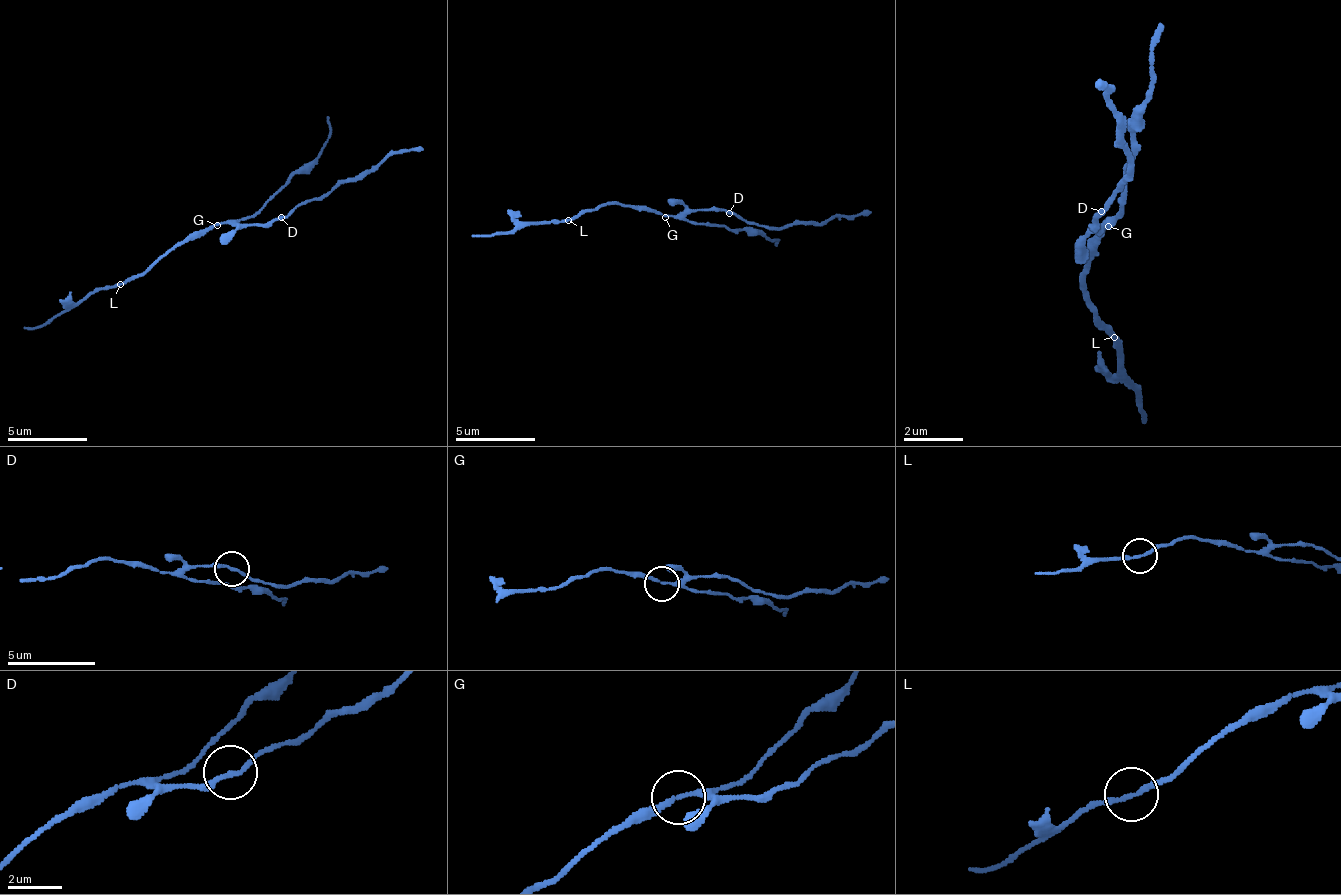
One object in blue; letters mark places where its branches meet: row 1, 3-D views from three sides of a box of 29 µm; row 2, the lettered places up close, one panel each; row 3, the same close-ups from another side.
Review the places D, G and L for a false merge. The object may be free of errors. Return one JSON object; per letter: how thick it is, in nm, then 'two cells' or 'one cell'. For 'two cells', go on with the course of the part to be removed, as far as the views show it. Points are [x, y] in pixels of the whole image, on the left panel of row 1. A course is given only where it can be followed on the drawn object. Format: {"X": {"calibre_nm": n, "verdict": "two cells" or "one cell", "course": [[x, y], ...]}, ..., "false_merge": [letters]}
{"D": {"calibre_nm": 160, "verdict": "one cell"}, "G": {"calibre_nm": 170, "verdict": "one cell"}, "L": {"calibre_nm": 170, "verdict": "two cells", "course": [[121, 285], [73, 301], [61, 313], [25, 329]]}, "false_merge": ["L"]}

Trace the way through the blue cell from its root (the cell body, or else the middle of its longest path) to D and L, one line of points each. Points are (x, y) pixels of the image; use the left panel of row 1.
D: (221, 225), (273, 225), (281, 217)
L: (221, 225), (201, 229), (177, 241), (141, 273), (129, 277), (121, 285)

